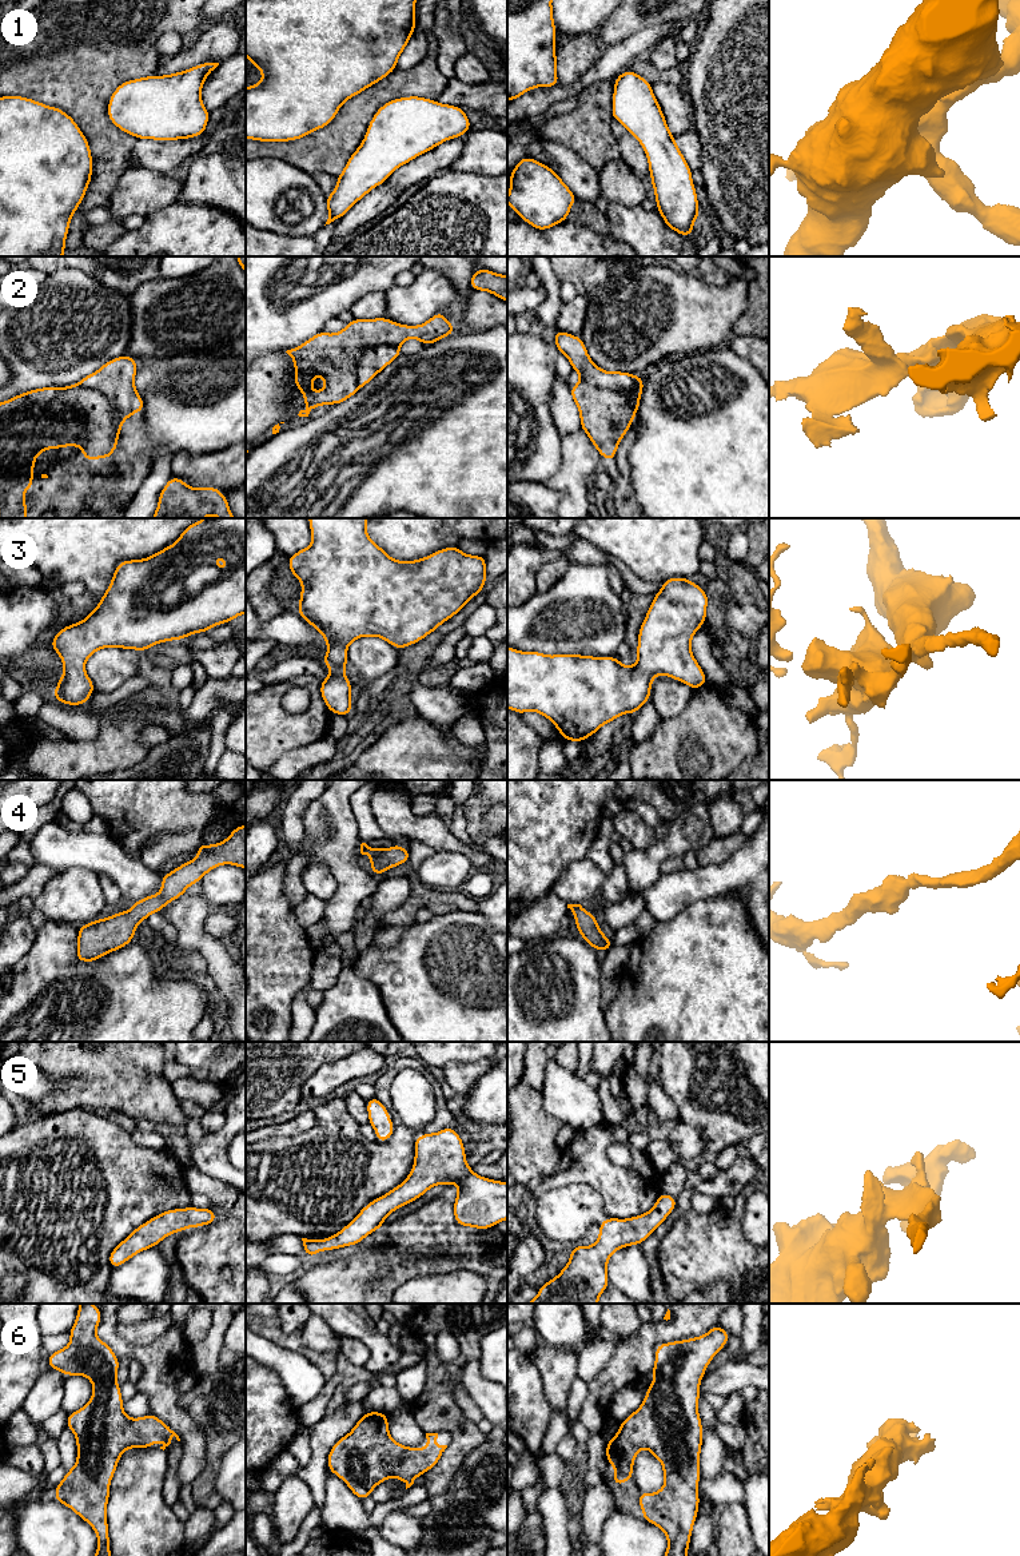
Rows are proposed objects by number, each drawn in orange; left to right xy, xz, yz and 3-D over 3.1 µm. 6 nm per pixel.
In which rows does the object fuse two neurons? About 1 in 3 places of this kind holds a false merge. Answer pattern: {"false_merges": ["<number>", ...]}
{"false_merges": ["2"]}

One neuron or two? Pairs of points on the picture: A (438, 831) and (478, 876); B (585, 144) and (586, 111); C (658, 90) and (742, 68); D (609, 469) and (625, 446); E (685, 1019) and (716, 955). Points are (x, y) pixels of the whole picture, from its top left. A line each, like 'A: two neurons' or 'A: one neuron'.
A: two neurons
B: one neuron
C: two neurons
D: two neurons
E: one neuron

